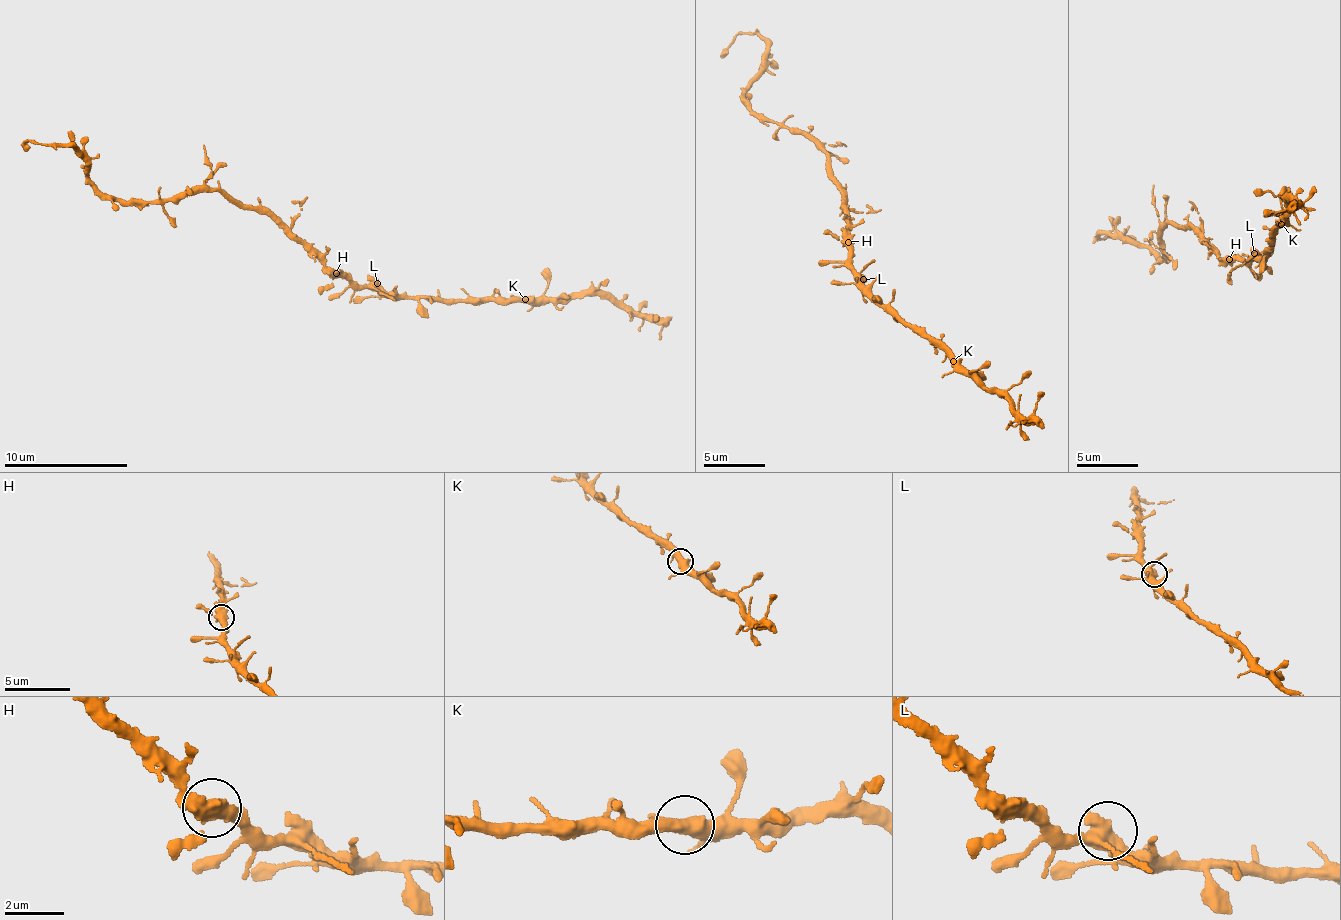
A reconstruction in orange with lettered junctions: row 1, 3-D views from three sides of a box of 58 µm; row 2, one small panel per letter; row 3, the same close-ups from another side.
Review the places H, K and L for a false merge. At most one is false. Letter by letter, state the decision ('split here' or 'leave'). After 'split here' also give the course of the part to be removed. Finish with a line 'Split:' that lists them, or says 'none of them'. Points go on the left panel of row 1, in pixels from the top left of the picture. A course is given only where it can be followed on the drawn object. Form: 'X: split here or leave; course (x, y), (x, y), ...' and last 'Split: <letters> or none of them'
H: leave
K: leave
L: leave
Split: none of them

